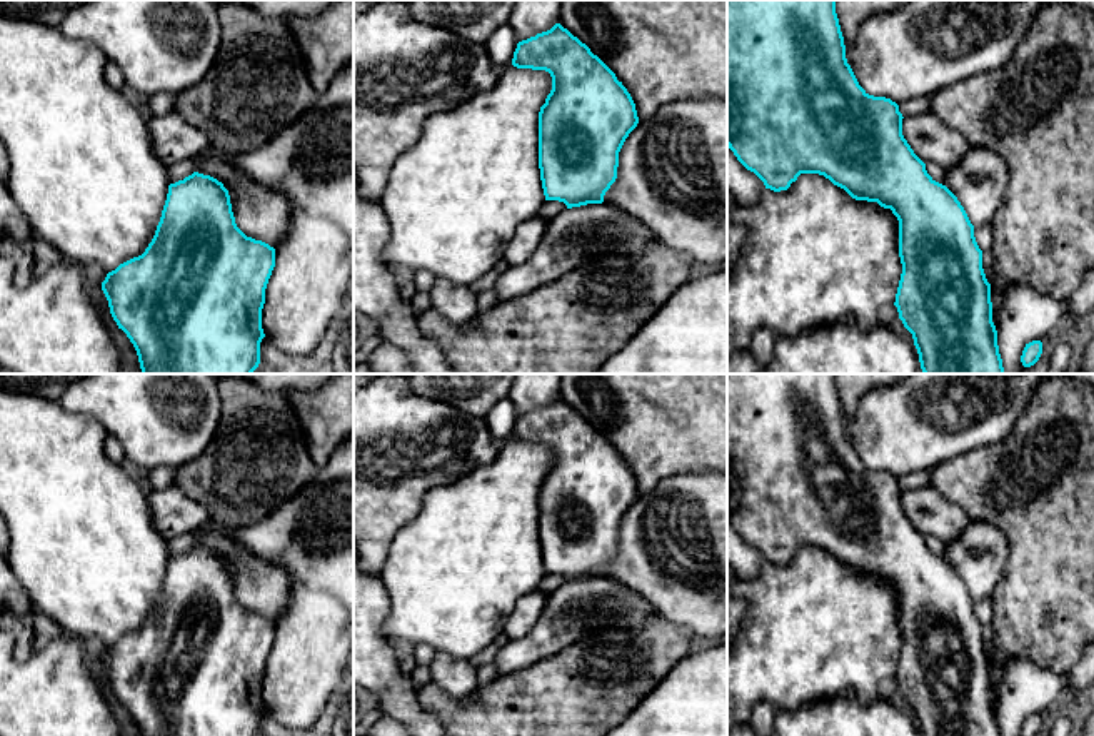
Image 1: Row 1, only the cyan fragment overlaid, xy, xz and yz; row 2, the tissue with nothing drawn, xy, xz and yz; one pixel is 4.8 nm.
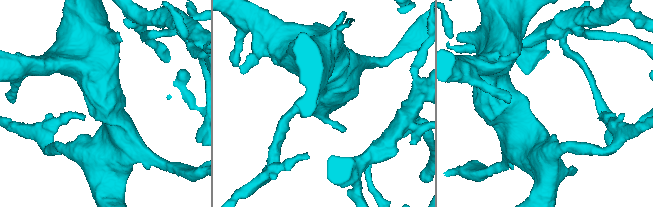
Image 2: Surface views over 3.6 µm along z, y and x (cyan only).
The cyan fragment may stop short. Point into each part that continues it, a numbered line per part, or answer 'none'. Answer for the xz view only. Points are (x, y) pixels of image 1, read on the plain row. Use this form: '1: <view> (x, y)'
none

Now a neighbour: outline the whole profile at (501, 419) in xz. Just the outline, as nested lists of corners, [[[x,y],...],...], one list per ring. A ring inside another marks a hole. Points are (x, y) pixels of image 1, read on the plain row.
[[[505,397],[500,399],[490,412],[485,416],[485,422],[489,426],[490,436],[499,442],[505,442],[512,437],[514,426],[517,422],[519,412],[514,402]]]

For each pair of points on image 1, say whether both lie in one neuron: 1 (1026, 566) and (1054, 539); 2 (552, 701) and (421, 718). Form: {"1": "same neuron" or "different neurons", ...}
{"1": "same neuron", "2": "different neurons"}

